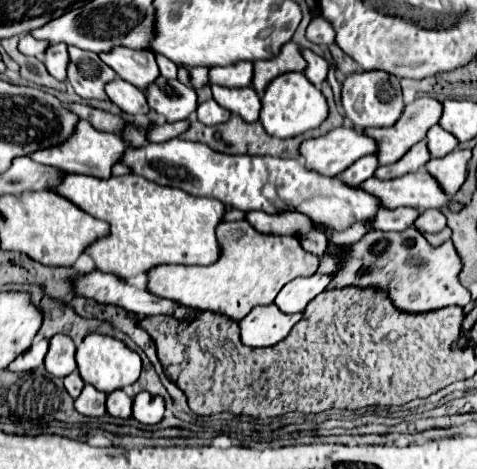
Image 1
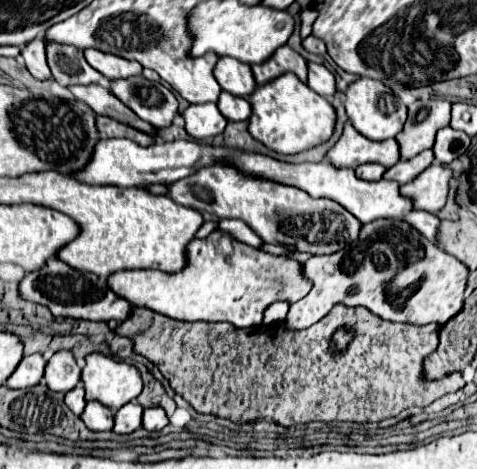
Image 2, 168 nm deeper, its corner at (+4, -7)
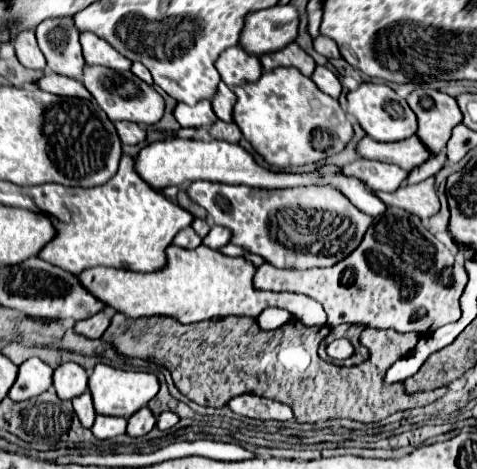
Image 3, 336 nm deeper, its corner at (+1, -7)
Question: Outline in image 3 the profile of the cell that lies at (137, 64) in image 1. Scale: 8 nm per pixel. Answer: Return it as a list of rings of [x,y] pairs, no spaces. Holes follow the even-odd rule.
[[[83,31],[79,35],[79,41],[81,41],[81,47],[83,47],[85,63],[113,67],[117,71],[125,71],[125,69],[131,67],[131,61],[129,59],[125,59],[119,51],[115,51],[105,39],[97,37],[95,33]]]

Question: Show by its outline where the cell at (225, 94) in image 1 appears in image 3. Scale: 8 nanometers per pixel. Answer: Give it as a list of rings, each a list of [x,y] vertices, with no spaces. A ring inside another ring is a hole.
[[[221,81],[217,85],[217,91],[211,99],[211,107],[213,107],[213,113],[217,115],[217,119],[221,121],[231,121],[231,111],[233,111],[233,99],[235,95],[231,93],[231,89]]]

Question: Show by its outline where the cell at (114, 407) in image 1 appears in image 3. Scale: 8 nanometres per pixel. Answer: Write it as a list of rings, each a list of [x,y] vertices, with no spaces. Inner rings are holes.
[[[145,407],[145,411],[137,411],[137,415],[133,415],[133,419],[129,419],[127,435],[129,437],[141,437],[141,435],[149,433],[155,427],[155,423],[157,423],[155,415],[151,413],[149,407]]]

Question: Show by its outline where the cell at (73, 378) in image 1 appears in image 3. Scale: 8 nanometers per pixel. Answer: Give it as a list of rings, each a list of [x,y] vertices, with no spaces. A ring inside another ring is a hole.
[[[85,391],[83,395],[79,395],[77,399],[73,399],[73,407],[75,407],[75,413],[79,417],[79,421],[83,423],[85,429],[91,429],[93,423],[95,423],[95,409],[93,409],[93,399],[91,399],[91,393]]]

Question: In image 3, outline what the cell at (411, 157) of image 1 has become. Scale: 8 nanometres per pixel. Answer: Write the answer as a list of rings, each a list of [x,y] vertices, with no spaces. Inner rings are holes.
[[[441,151],[441,153],[433,155],[433,159],[425,161],[421,167],[413,169],[413,171],[409,173],[409,177],[407,177],[407,181],[405,181],[405,183],[415,185],[415,183],[421,183],[421,181],[425,181],[425,179],[429,179],[429,177],[437,175],[437,173],[439,173],[439,169],[445,165],[445,161],[447,161],[445,151]]]

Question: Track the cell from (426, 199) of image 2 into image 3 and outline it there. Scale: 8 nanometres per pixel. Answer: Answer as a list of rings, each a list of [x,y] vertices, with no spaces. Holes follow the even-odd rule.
[[[427,179],[417,185],[401,185],[393,193],[375,191],[375,195],[379,195],[379,199],[385,205],[393,205],[393,207],[405,209],[421,219],[429,219],[431,215],[435,215],[439,211],[439,199],[437,199],[433,183],[435,183],[435,179]]]

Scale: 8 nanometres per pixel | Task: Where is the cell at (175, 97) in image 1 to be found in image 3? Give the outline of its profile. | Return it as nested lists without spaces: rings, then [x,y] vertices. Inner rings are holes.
[[[85,65],[81,83],[91,93],[95,103],[107,113],[111,121],[133,121],[139,125],[153,125],[163,117],[163,97],[147,83],[143,83],[139,77],[135,77],[131,71],[115,71],[101,65]]]

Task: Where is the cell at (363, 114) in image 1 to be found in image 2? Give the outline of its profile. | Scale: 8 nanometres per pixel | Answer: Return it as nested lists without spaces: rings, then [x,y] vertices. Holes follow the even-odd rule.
[[[360,77],[358,81],[350,83],[344,93],[344,107],[348,113],[350,123],[356,127],[358,133],[372,141],[384,141],[390,137],[396,137],[398,131],[402,131],[402,125],[406,121],[406,107],[400,103],[390,87],[386,87],[378,79]]]

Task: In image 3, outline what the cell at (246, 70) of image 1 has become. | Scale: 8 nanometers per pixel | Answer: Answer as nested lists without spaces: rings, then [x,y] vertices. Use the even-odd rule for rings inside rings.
[[[241,45],[229,47],[227,51],[219,55],[217,71],[229,87],[243,83],[243,81],[257,81],[263,73],[259,57],[249,55]]]

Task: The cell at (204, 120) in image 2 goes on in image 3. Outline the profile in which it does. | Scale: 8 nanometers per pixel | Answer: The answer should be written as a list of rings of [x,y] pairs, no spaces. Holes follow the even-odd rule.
[[[199,101],[193,107],[177,103],[177,107],[173,109],[173,117],[181,127],[211,127],[217,121],[213,111],[209,111],[209,101]]]

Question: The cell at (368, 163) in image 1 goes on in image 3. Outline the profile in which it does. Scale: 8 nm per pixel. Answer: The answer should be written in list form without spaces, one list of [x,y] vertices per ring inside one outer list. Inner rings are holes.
[[[357,159],[349,165],[345,165],[343,175],[357,177],[361,179],[367,187],[373,191],[397,191],[399,185],[407,179],[407,171],[403,171],[397,165],[387,165],[381,161],[371,161],[371,159]]]

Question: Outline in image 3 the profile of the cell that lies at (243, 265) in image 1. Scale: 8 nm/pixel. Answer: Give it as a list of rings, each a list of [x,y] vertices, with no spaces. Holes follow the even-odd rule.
[[[199,245],[197,249],[181,249],[181,247],[167,247],[165,249],[167,263],[159,271],[151,273],[137,273],[125,269],[111,269],[111,267],[91,267],[77,275],[81,285],[101,299],[107,307],[123,313],[125,317],[173,317],[179,323],[199,323],[213,317],[229,317],[229,315],[247,315],[257,317],[267,307],[279,307],[293,313],[305,325],[323,327],[327,323],[325,311],[321,305],[307,295],[297,293],[269,293],[257,291],[253,287],[253,271],[255,267],[245,261],[243,257],[225,257],[215,249]]]

